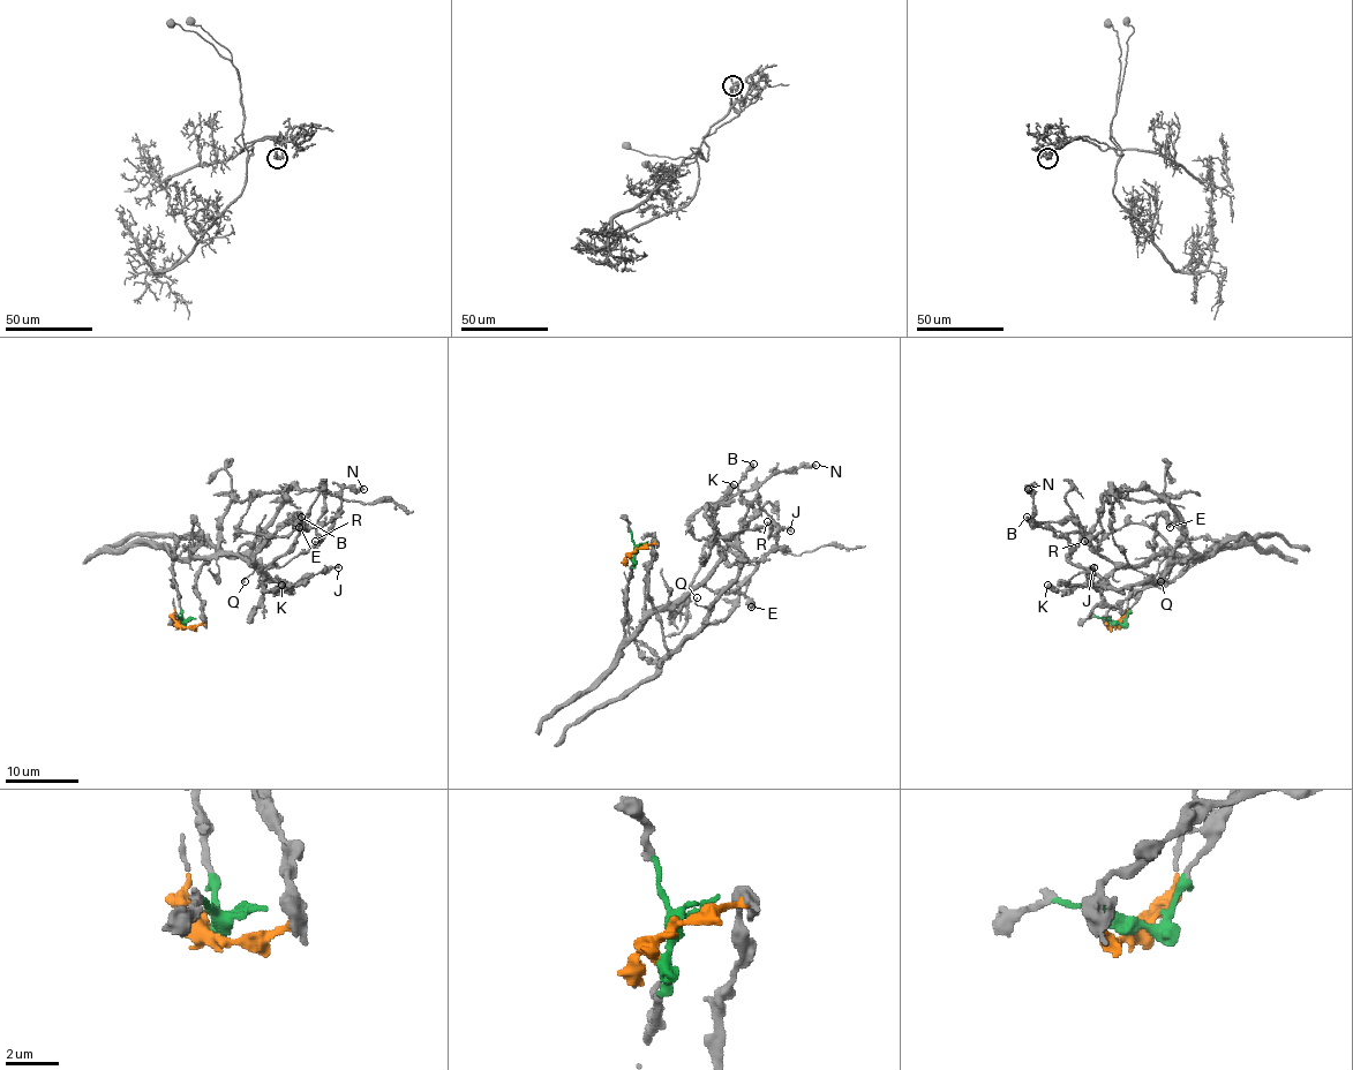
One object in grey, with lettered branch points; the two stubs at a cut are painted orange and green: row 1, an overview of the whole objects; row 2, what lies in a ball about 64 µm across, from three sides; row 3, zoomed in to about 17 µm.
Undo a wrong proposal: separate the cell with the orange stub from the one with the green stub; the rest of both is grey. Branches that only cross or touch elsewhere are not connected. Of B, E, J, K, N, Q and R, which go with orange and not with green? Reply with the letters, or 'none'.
J, N, Q, R

